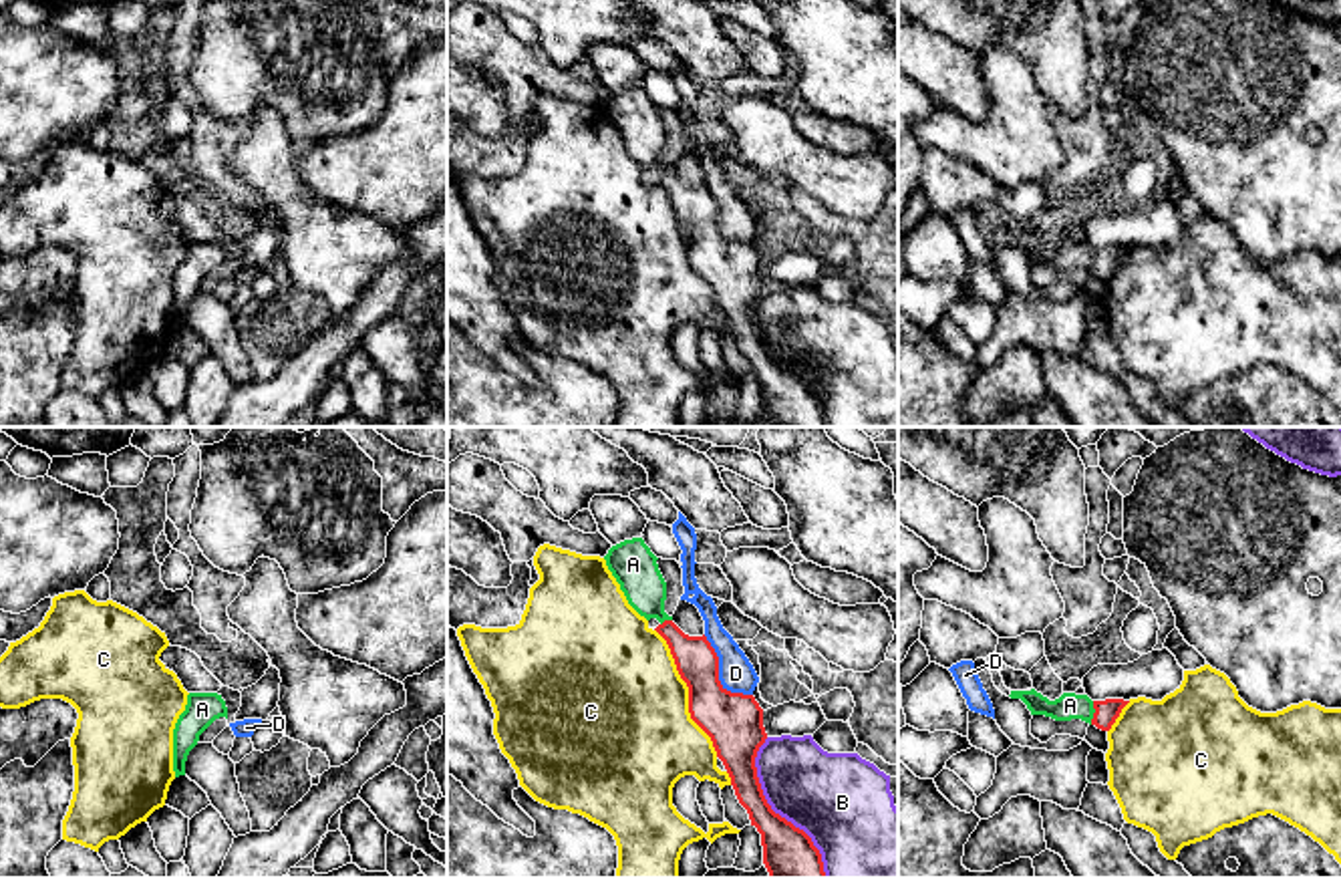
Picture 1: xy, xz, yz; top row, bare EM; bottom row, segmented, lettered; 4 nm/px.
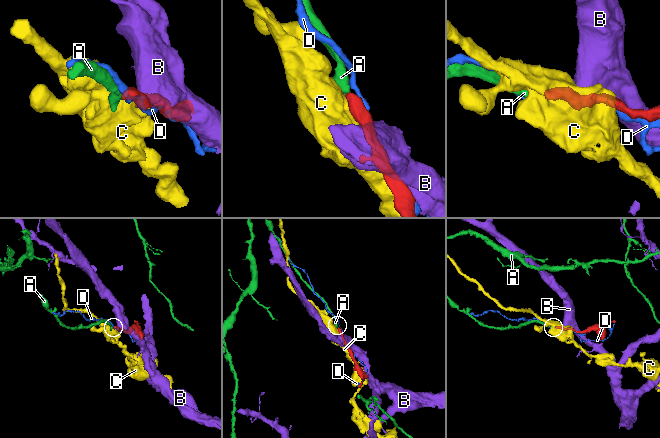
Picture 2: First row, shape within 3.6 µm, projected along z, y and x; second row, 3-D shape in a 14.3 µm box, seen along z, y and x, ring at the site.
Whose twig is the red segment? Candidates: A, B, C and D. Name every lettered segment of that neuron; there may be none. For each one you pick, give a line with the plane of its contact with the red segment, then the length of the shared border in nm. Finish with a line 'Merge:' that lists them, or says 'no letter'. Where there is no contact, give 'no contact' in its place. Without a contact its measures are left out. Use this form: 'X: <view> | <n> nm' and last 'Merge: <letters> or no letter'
A: yz | 100 nm
Merge: A

